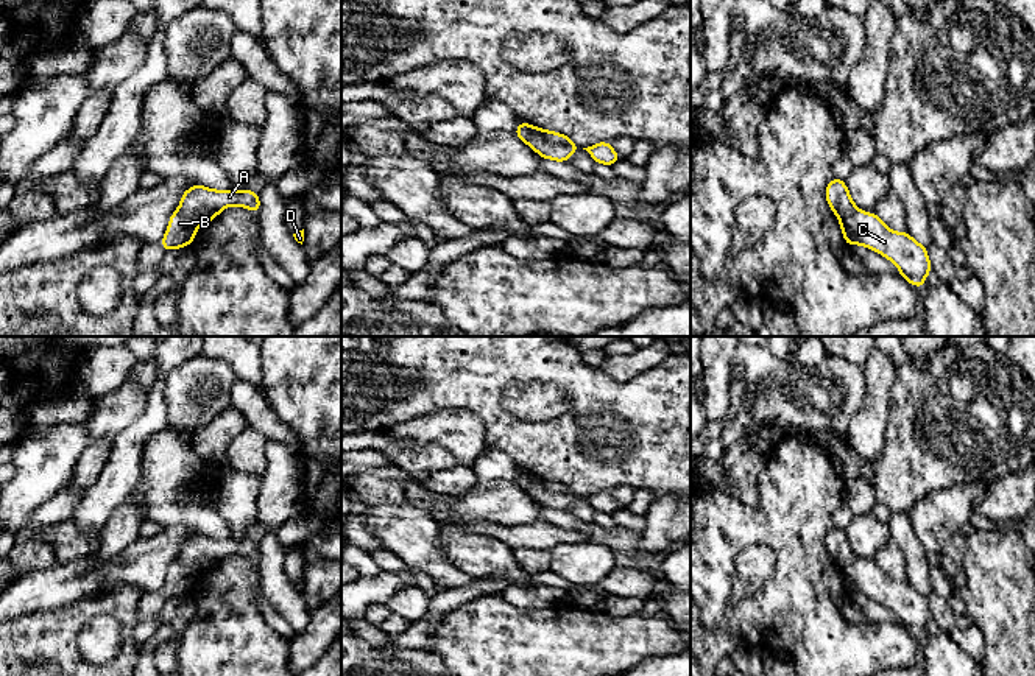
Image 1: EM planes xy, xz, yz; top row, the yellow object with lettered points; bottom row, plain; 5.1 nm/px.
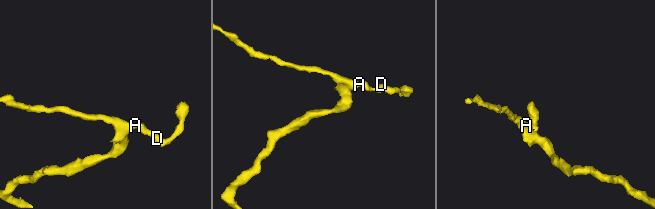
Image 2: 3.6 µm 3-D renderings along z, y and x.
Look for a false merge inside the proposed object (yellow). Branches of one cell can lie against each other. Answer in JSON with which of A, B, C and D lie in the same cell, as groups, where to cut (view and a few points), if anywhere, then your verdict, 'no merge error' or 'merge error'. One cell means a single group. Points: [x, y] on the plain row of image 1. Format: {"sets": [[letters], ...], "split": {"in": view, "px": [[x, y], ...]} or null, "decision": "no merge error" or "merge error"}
{"sets": [["A", "D"], ["B", "C"]], "split": {"in": "xz", "px": [[527, 480], [536, 485], [540, 499]]}, "decision": "merge error"}

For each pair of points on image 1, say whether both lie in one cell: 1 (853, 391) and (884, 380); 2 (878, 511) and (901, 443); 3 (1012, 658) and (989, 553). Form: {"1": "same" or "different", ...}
{"1": "different", "2": "different", "3": "same"}

